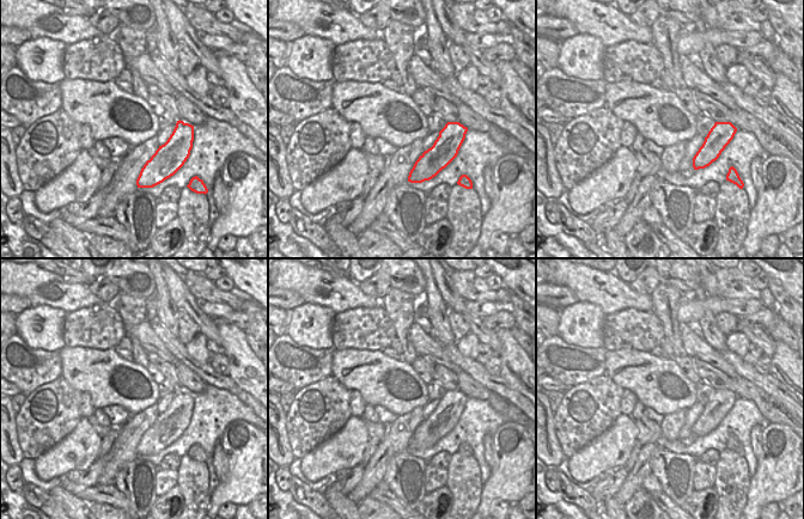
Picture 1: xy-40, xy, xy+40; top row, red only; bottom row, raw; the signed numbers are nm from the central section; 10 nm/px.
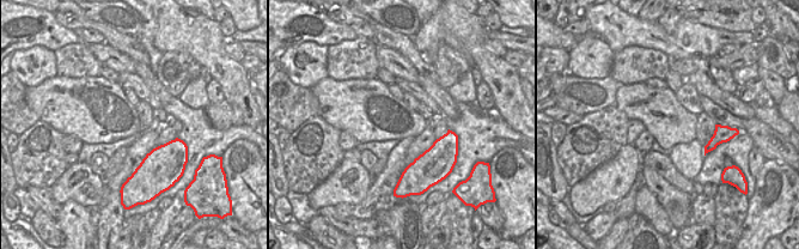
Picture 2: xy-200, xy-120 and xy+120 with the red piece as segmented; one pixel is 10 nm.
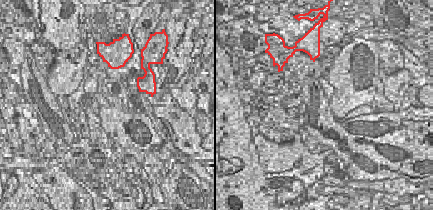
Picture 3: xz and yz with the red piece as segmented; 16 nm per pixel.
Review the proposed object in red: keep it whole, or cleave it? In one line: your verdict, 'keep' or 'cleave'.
keep

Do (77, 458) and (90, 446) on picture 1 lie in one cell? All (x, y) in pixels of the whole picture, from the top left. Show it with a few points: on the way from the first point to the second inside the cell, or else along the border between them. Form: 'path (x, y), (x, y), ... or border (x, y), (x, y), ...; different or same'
path (80, 455), (86, 449); same

